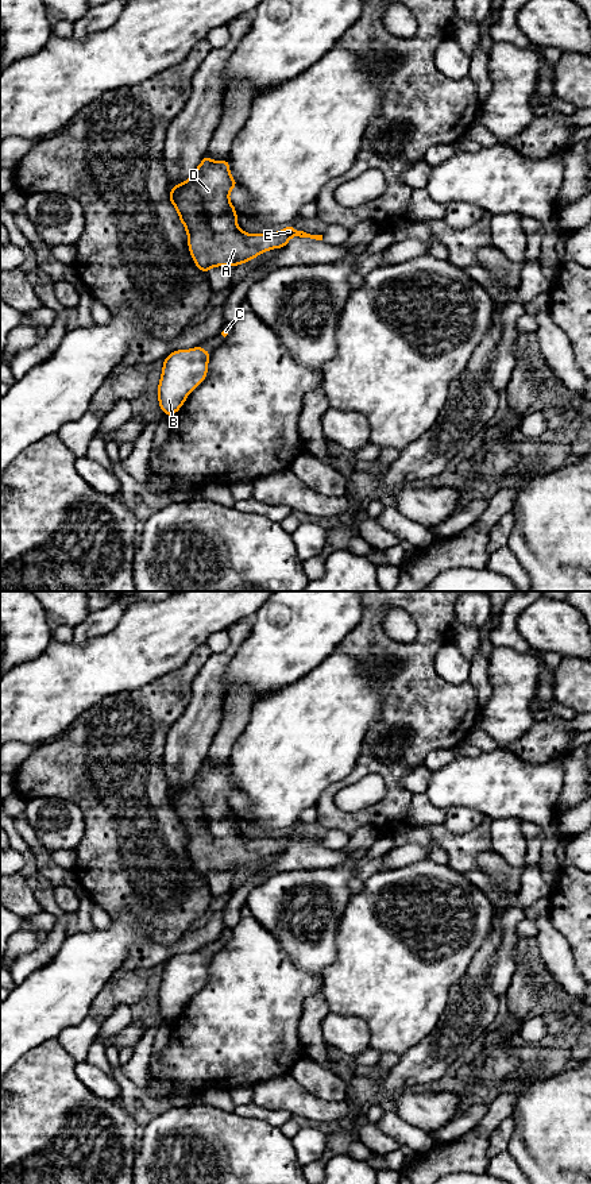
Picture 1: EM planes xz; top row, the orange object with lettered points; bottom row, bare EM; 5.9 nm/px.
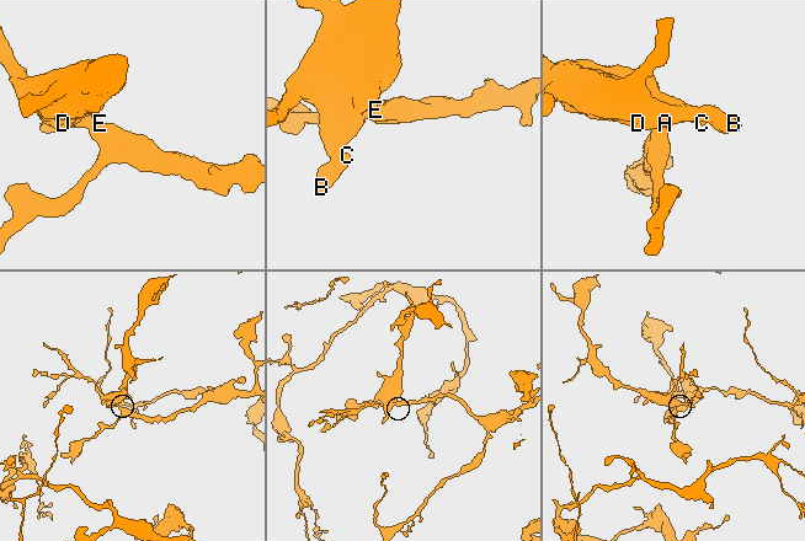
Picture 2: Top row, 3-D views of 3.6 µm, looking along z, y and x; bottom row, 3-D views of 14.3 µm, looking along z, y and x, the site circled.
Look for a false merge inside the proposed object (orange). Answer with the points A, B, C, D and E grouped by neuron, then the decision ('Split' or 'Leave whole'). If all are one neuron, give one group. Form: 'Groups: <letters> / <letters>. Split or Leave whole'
Groups: A B C D E. Leave whole

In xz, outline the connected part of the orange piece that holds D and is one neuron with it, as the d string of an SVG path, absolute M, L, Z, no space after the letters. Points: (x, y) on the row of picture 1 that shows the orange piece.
M205 154L192 177L174 185L169 192L169 200L188 234L188 248L193 262L205 275L208 275L210 267L229 265L237 267L266 251L283 248L293 236L322 240L322 235L296 231L293 224L273 234L247 234L240 230L237 227L237 211L229 200L229 192L235 186L239 186L239 184L231 176L229 159L216 162Z

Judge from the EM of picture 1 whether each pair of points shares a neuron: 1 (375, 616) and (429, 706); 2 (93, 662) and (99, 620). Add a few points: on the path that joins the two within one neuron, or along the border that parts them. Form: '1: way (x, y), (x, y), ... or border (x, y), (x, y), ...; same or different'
1: way (374, 639), (374, 650), (408, 683); same
2: border (122, 617), (109, 631), (82, 644), (72, 641); different

